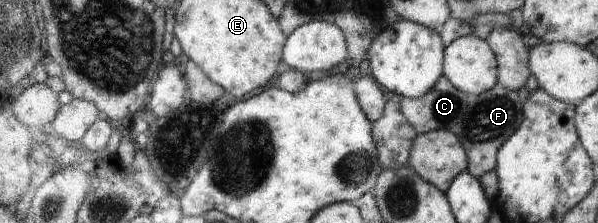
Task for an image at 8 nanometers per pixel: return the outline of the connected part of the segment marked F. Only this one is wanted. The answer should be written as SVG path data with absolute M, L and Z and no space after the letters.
M497 83L488 92L469 97L467 113L462 123L453 132L468 150L469 173L480 178L484 173L496 168L496 155L502 143L510 138L521 125L523 119L522 103L517 90L510 90Z

